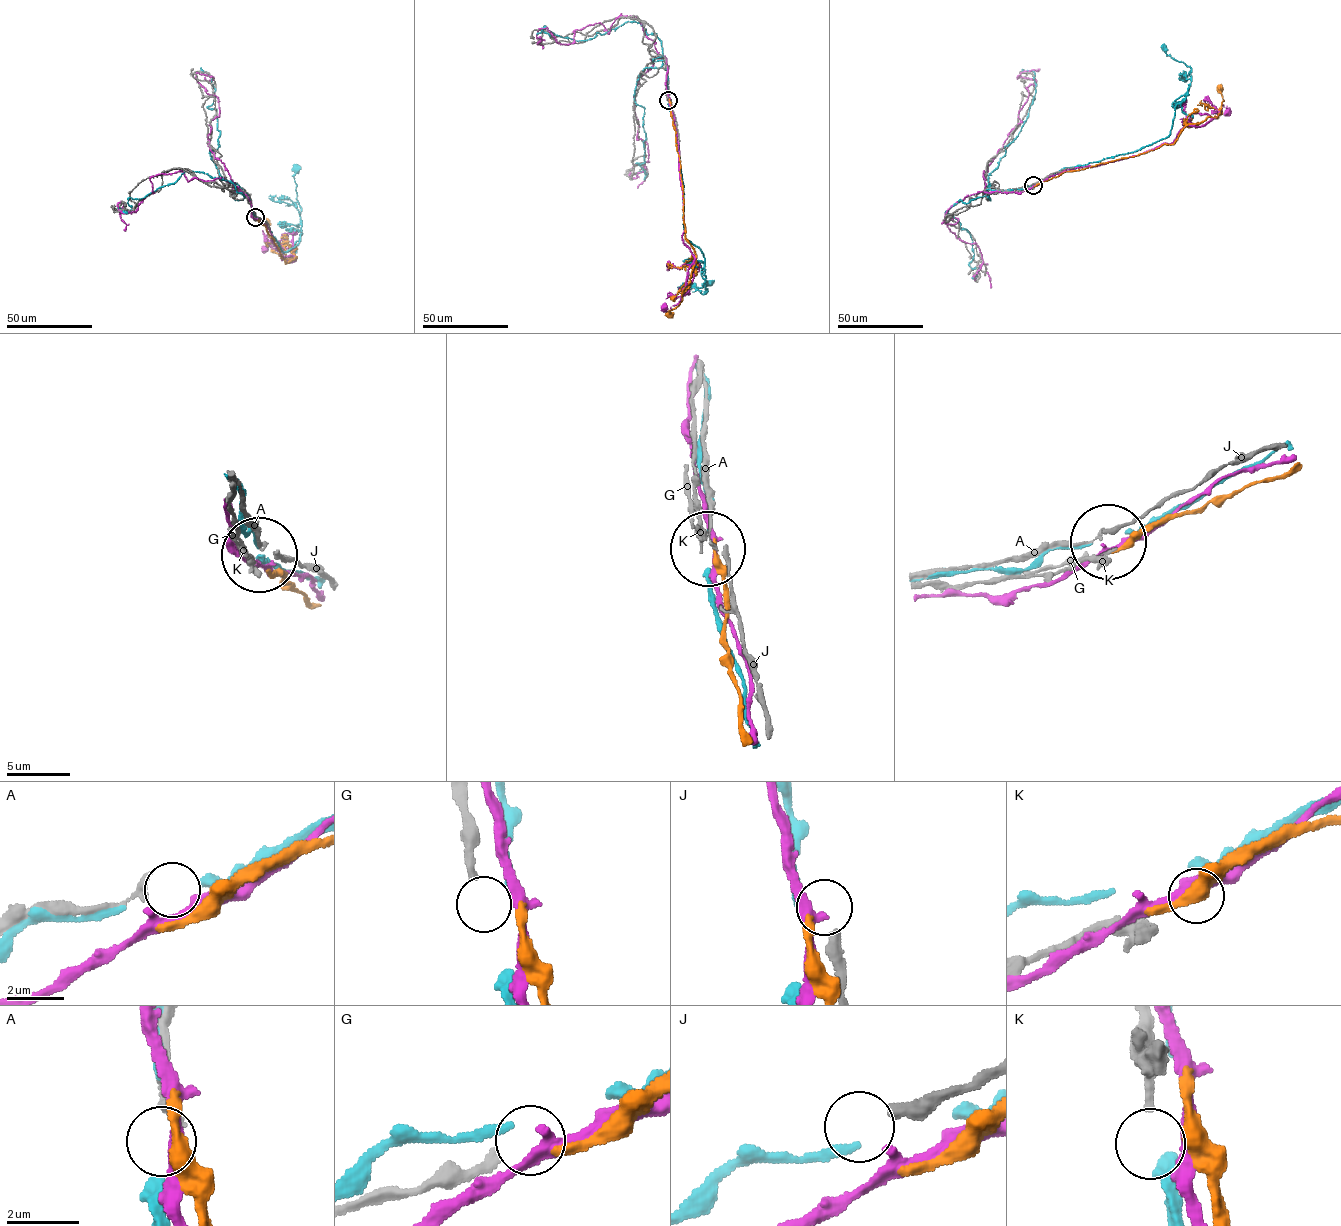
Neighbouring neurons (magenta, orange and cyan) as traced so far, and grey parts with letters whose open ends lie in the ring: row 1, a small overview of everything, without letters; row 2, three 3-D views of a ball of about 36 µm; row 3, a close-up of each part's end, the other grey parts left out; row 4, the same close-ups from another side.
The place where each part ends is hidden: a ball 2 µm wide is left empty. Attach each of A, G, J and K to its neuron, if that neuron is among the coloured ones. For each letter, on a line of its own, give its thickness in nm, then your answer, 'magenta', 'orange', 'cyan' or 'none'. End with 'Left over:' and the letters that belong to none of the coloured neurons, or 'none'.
A: 280 nm thick; none
G: 280 nm thick; none
J: 360 nm thick; none
K: 200 nm thick; none
Left over: A, G, J, K

